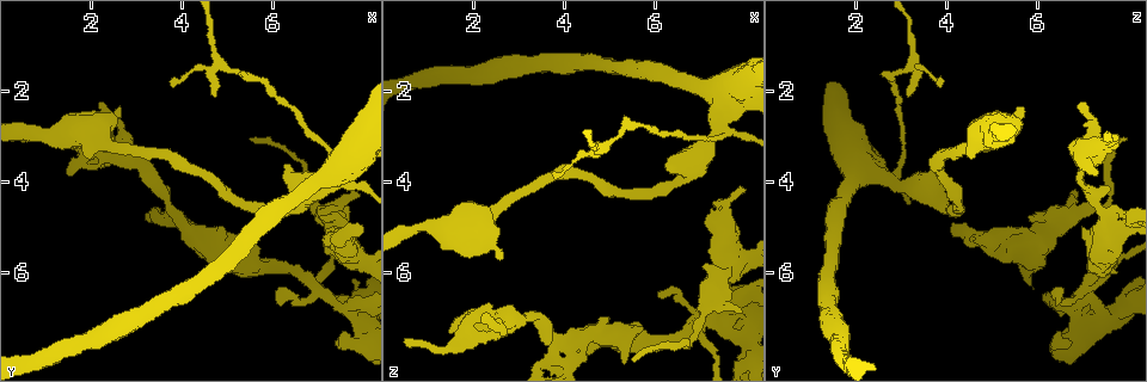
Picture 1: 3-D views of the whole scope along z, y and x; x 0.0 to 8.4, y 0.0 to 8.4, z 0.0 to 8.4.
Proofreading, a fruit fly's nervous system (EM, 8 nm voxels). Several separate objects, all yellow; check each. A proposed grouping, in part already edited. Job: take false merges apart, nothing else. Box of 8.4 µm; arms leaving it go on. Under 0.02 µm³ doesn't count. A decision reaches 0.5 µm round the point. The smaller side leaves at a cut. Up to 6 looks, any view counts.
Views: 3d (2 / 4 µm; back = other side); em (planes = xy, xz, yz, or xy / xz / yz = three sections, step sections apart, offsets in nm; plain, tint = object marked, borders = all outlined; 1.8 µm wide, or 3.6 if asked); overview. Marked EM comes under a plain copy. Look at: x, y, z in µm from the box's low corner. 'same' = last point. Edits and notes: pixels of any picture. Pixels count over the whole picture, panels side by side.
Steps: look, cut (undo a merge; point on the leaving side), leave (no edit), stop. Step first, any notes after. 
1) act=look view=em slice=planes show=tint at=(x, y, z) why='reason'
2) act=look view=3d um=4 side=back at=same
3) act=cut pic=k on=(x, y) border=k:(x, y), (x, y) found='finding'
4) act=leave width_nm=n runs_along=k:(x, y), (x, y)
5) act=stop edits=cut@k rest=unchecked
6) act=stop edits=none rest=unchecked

act=look view=3d um=4 at=(6.90, 6.30, 7.10) why='side arm on a straight run'

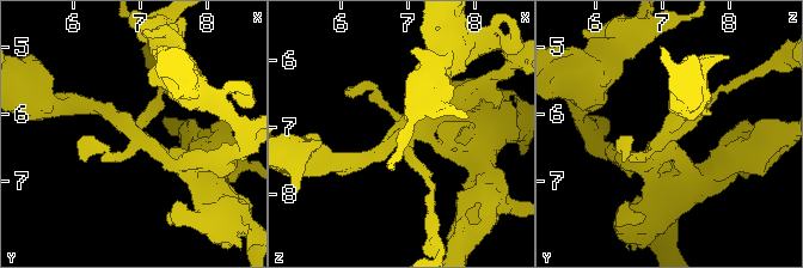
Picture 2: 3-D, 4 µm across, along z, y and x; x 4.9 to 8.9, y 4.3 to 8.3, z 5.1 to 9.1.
act=look view=em um=3.6 slice=planes show=tint at=(6.95, 6.30, 7.10) why='need the tissue'

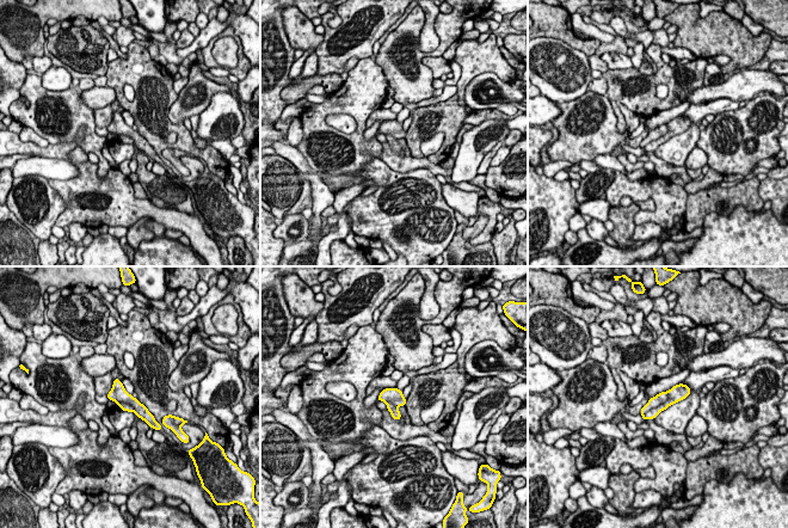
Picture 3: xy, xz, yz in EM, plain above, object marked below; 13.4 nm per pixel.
act=cut pic=3 on=(673, 396) part_leaving=3:(687, 390), (678, 392), (648, 416) found='a second cell is stuck on'

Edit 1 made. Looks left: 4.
act=look view=overview

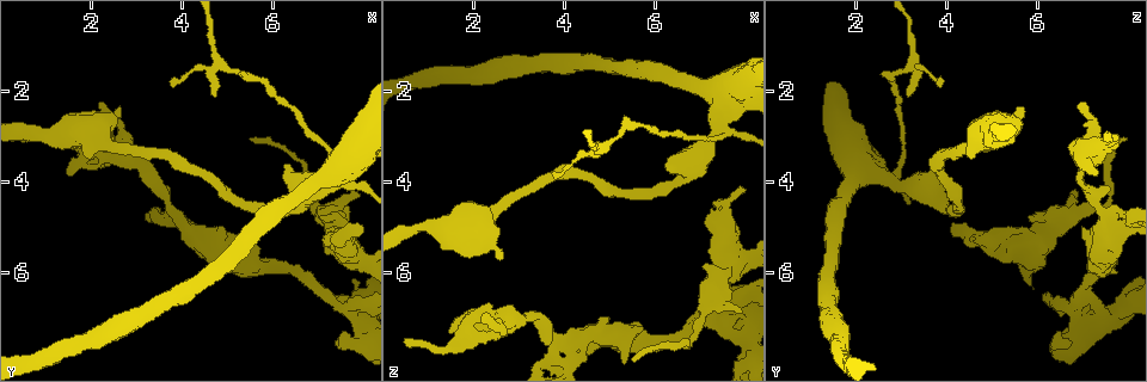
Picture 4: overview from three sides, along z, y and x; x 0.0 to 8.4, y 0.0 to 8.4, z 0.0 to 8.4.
act=look view=3d um=2 at=(4.40, 5.10, 7.35) why='two arms in line, one across'

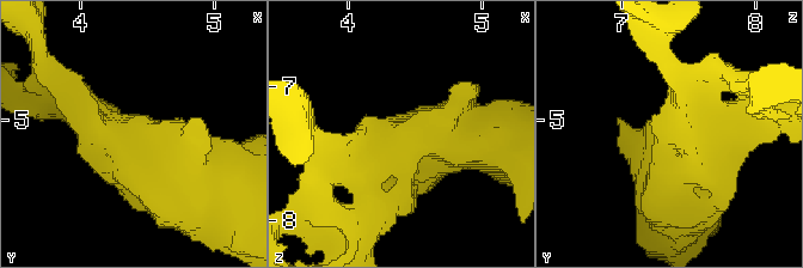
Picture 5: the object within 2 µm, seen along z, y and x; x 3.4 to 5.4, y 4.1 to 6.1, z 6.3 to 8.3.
act=look view=em slice=xy step=4 show=tint at=(4.34, 5.08, 7.42) arms=3 arm_widths_nm=170,220,500

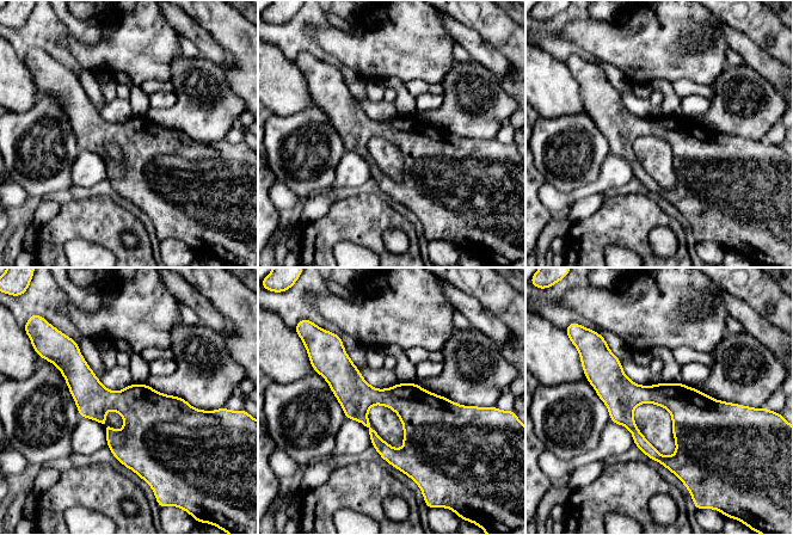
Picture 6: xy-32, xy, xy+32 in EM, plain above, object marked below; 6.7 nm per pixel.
act=look view=em slice=planes show=tint at=same

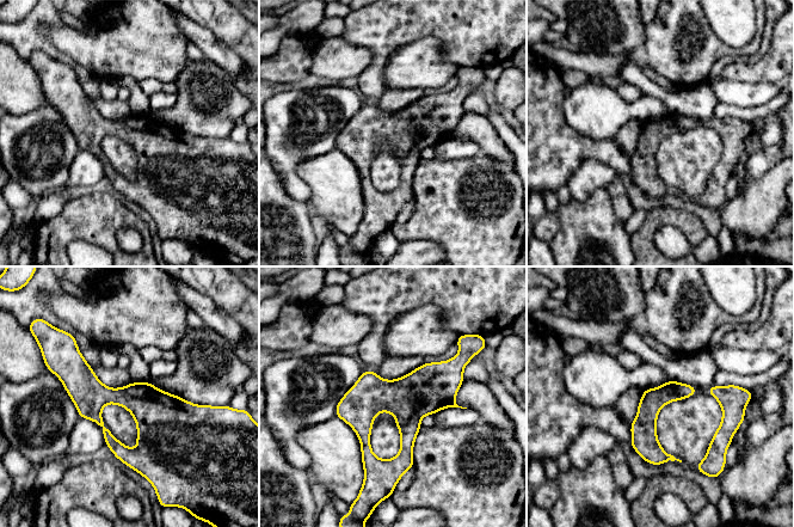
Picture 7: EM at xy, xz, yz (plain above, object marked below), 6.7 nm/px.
act=leave runs_along=7:(453, 362), (387, 472) found='all the same cell'

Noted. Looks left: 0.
act=stop edits=cut@3 rest=unchecked

